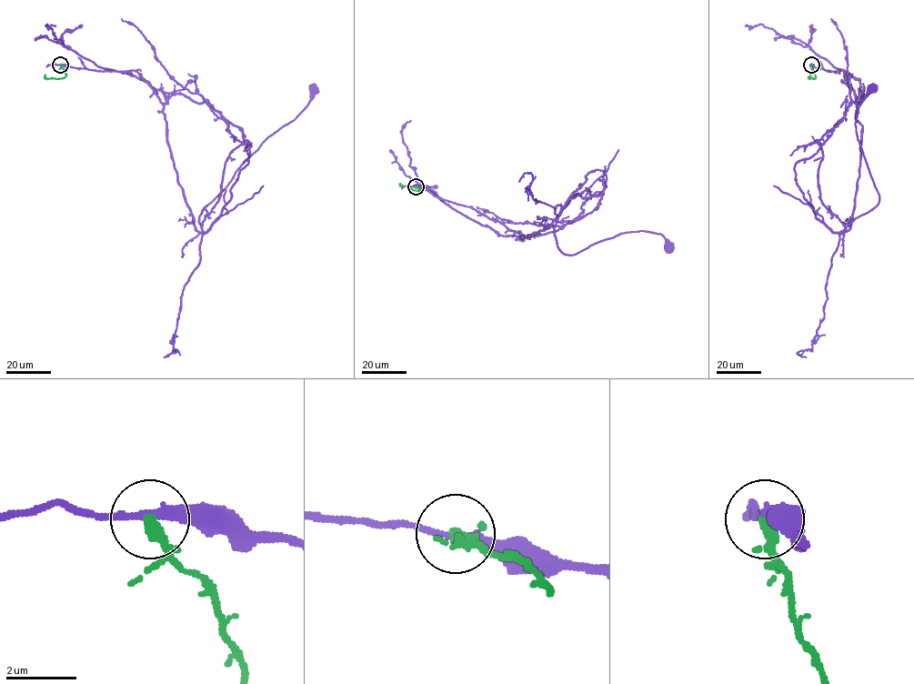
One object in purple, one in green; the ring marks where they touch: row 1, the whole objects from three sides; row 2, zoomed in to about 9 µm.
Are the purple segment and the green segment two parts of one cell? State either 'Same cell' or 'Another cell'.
Another cell

